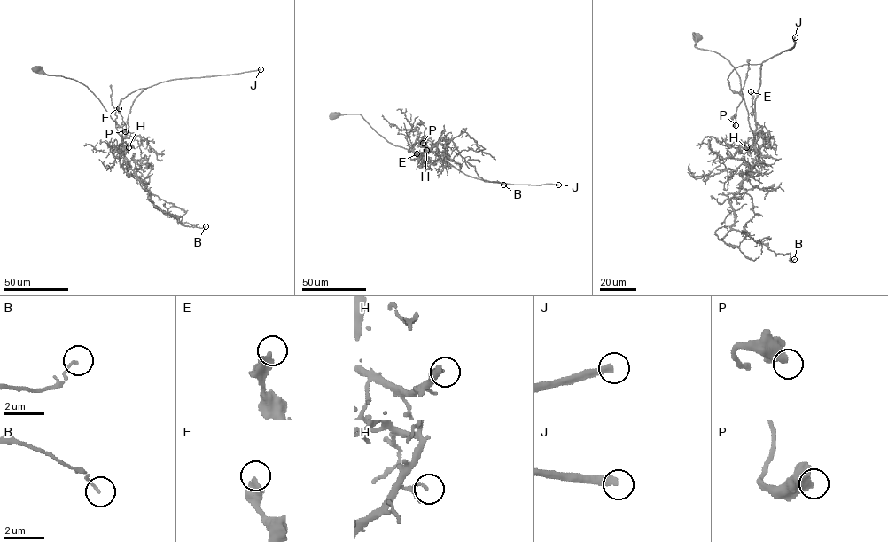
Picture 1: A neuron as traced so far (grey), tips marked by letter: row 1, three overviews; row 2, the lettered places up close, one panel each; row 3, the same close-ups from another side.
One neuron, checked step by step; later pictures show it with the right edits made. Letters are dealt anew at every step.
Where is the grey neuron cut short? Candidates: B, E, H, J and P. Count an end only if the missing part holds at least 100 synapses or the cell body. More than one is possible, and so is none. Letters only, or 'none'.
J

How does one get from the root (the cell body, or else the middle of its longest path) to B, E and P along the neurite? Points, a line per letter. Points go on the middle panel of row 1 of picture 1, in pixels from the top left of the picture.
B: (333, 115), (360, 114), (388, 141), (415, 152), (422, 159), (441, 138), (451, 139), (484, 181), (503, 184)
E: (333, 115), (360, 114), (388, 141), (414, 152), (428, 161), (416, 153)
P: (333, 115), (360, 114), (394, 145), (444, 161), (439, 149), (423, 137), (413, 147), (416, 142), (423, 143)

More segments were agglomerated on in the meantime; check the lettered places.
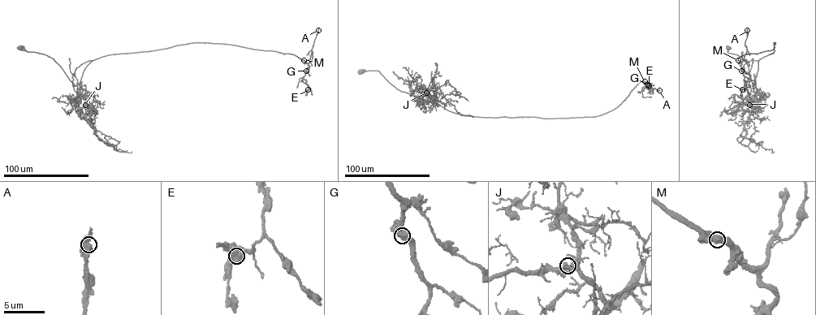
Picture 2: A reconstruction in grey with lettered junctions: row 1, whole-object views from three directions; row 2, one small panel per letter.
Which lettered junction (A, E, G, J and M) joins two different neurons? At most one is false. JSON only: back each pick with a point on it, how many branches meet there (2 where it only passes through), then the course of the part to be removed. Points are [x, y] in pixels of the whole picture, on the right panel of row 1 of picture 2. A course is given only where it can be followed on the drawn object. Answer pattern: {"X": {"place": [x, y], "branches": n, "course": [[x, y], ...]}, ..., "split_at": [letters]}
{"split_at": []}

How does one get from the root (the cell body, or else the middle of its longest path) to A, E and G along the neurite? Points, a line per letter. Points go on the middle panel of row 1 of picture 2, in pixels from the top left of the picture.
A: (360, 71), (378, 71), (401, 92), (454, 112), (482, 117), (595, 116), (616, 108), (640, 81), (659, 90)
E: (360, 71), (378, 71), (401, 92), (482, 117), (597, 116), (616, 108), (640, 82), (649, 85)
G: (360, 71), (378, 71), (401, 92), (454, 112), (482, 117), (597, 116), (616, 108), (640, 82), (647, 84)

